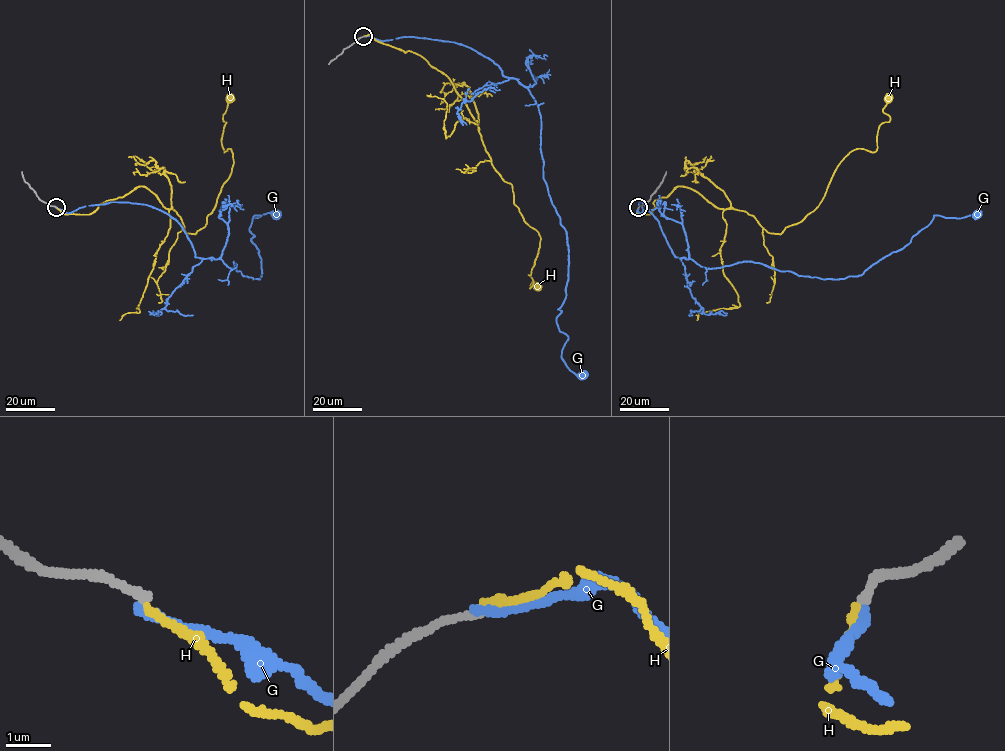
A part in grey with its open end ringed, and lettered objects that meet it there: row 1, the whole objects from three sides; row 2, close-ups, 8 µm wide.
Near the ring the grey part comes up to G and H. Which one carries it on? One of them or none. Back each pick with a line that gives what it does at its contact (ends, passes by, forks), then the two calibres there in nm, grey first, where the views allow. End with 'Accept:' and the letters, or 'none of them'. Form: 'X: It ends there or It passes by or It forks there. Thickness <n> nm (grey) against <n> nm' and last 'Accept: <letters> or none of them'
H: It ends there. Thickness 190 nm (grey) against 180 nm
Accept: H

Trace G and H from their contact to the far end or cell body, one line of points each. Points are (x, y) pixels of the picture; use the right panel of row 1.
G: (638, 207), (652, 213), (676, 257), (833, 279), (861, 275), (934, 215), (976, 214)
H: (638, 207), (649, 214), (681, 186), (780, 234), (819, 205), (848, 154), (876, 150), (889, 98)

